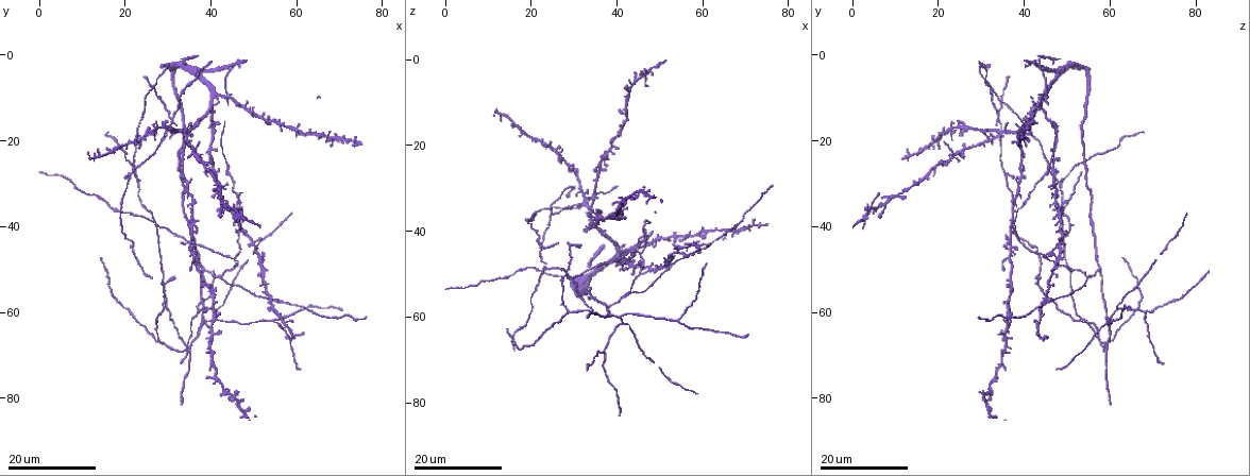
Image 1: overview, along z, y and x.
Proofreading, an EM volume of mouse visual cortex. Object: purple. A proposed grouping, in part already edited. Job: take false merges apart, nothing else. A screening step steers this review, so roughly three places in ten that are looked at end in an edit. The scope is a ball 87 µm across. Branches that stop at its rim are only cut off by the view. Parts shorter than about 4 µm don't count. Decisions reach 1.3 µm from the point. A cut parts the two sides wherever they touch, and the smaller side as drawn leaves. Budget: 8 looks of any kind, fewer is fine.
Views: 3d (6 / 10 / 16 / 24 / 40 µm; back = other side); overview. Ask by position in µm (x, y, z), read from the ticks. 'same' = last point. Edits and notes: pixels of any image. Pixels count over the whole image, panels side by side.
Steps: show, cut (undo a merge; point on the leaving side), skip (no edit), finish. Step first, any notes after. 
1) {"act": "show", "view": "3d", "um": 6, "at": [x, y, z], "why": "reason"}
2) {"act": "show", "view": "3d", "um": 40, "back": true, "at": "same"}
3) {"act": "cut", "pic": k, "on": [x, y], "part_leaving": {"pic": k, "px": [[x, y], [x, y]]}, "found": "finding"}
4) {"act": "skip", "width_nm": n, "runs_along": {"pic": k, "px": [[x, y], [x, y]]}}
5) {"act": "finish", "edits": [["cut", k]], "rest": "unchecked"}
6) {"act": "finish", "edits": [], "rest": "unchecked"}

{"act": "show", "view": "3d", "um": 24, "at": [34.0, 19.0, 34.0], "why": "looks like a crossing"}

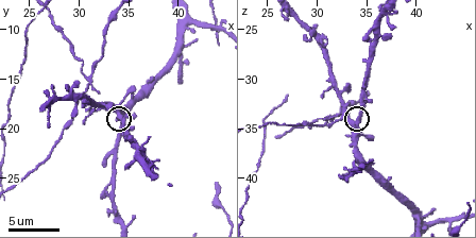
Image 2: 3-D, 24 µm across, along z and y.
{"act": "show", "view": "3d", "um": 10, "at": [33.8, 18.6, 34.6]}

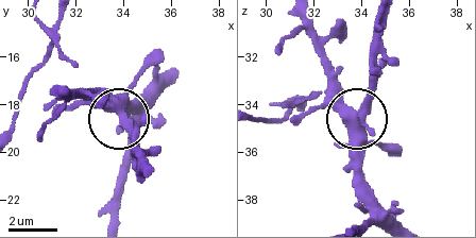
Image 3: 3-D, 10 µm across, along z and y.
{"act": "skip", "arms": 4, "runs_along": {"pic": 3, "px": [[393, 218], [371, 193], [356, 115], [378, 62]]}, "found": "continuous, no second neuron"}

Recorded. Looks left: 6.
{"act": "show", "view": "3d", "um": 16, "at": [38.0, 50.5, 57.5], "why": "three-way junction"}

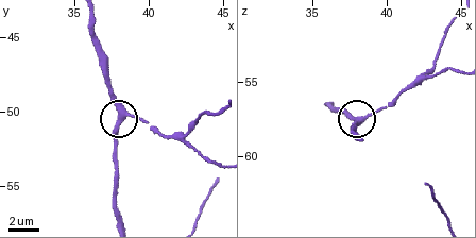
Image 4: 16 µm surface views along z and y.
{"act": "show", "view": "3d", "um": 6, "at": [38.4, 50.2, 57.4]}

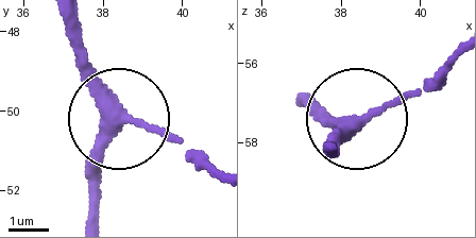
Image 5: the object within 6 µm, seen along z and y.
{"act": "skip", "side_arm_um": 111, "runs_along": {"pic": 5, "px": [[65, 21], [85, 82], [115, 122], [88, 201]]}, "found": "continuous, no second neuron"}

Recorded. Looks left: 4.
{"act": "show", "view": "3d", "um": 16, "at": [34.0, 69.0, 59.5], "why": "arms part here"}

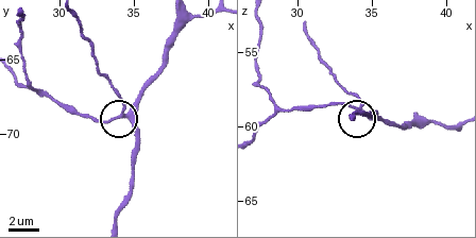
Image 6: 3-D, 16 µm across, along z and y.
{"act": "show", "view": "3d", "um": 6, "at": [34.2, 68.8, 58.8]}

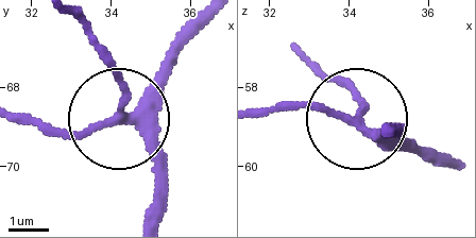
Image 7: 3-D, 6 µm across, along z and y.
{"act": "skip", "width_nm": 200, "found": "all the same neuron"}

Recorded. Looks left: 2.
{"act": "show", "view": "3d", "um": 16, "at": [22.0, 44.5, 41.0], "why": "sudden change in width"}

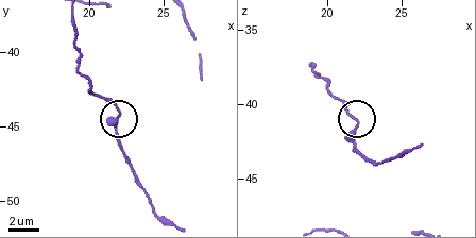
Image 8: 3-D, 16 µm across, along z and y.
{"act": "show", "view": "3d", "um": 10, "at": [22.0, 44.4, 41.4], "why": "closer look"}

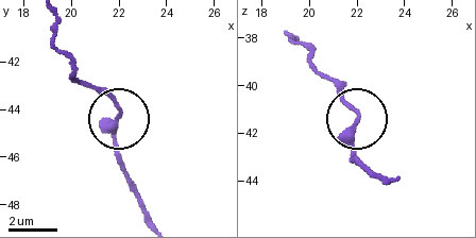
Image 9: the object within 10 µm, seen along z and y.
{"act": "skip", "found": "continuous, no second neuron"}

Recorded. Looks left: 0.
{"act": "finish", "edits": [], "rest": "unchecked"}

